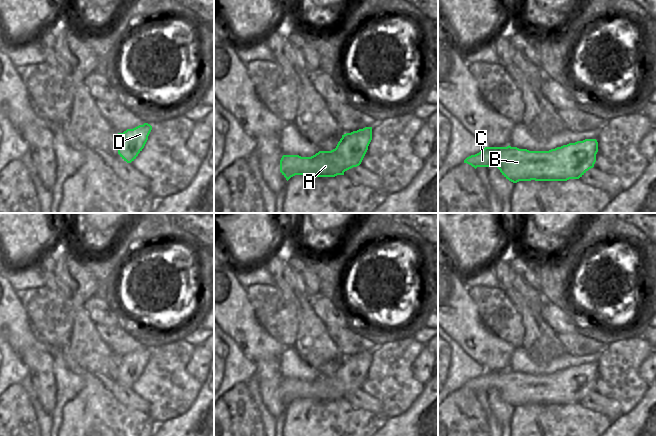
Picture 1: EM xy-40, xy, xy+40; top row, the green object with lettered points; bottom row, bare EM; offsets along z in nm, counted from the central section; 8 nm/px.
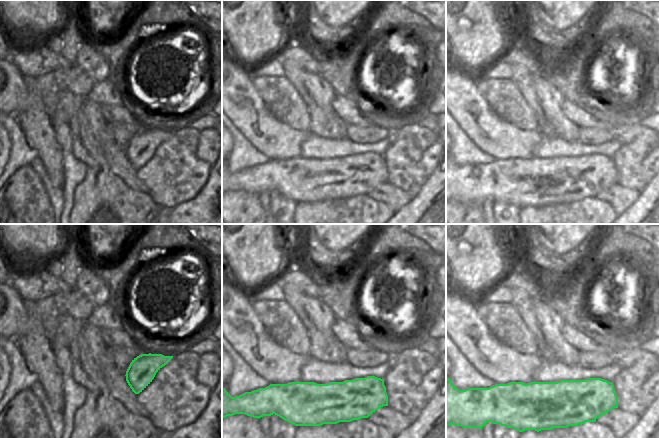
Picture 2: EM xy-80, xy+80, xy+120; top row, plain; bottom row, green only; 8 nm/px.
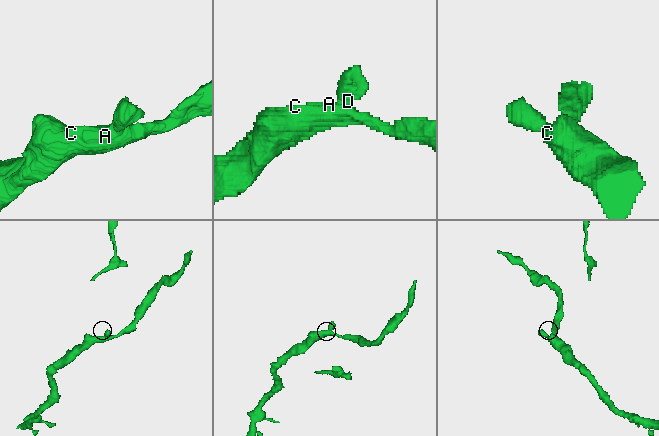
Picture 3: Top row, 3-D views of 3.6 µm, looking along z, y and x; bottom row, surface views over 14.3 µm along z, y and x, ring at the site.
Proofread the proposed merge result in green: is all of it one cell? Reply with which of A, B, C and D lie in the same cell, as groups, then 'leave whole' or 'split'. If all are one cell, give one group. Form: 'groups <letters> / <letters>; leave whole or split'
groups A B C D; leave whole

